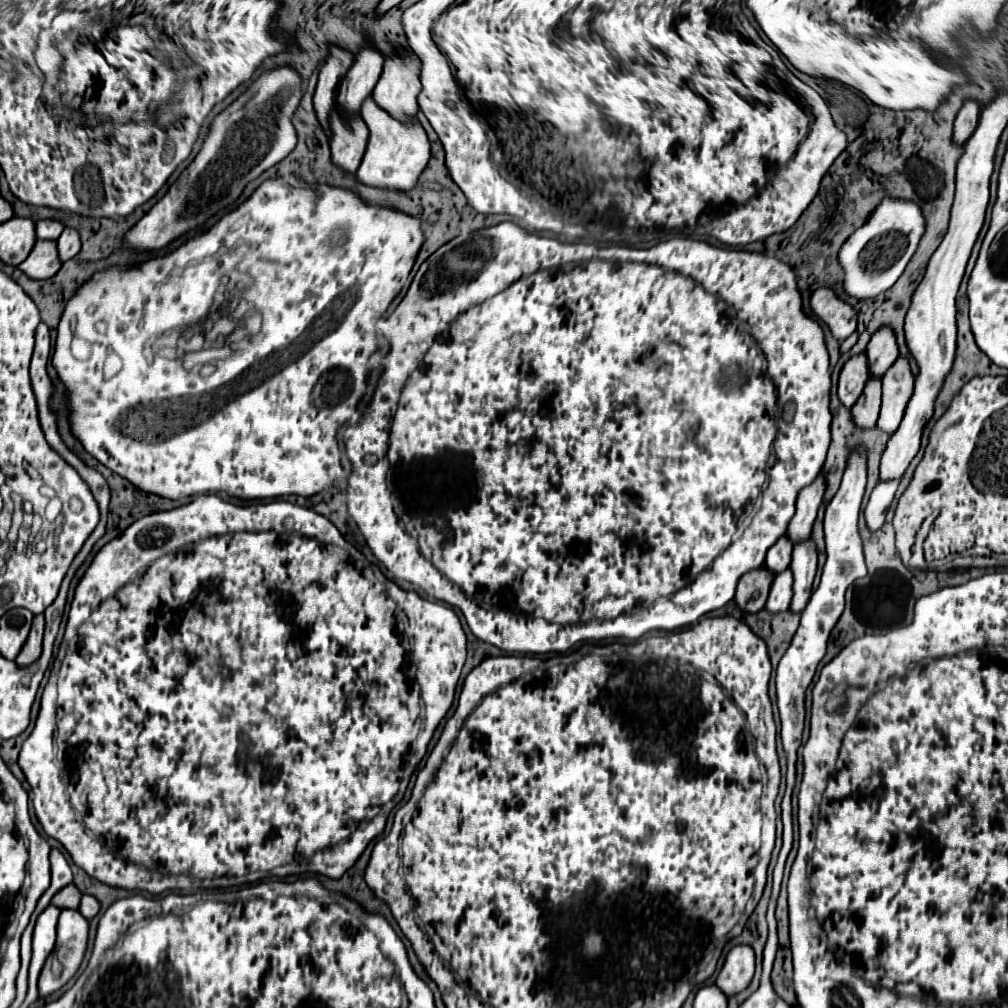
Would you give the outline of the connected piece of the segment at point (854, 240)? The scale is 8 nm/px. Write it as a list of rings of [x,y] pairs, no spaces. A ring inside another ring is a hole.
[[[892,196],[882,198],[878,208],[872,212],[872,222],[866,222],[852,232],[838,252],[838,262],[844,270],[844,292],[858,300],[876,298],[880,292],[886,292],[904,272],[924,232],[926,218],[918,204]]]

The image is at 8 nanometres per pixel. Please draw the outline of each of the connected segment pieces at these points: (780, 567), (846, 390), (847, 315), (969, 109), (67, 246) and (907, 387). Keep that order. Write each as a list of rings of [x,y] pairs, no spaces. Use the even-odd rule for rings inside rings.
[[[782,536],[782,540],[778,540],[778,544],[774,544],[774,548],[770,548],[770,552],[766,554],[766,570],[770,570],[772,574],[776,572],[784,572],[790,564],[790,554],[792,554],[792,544],[786,536]]]
[[[858,354],[844,364],[840,372],[840,382],[838,382],[838,398],[844,404],[844,408],[850,410],[856,404],[868,378],[870,378],[870,372],[866,364],[866,354]]]
[[[818,288],[810,296],[812,312],[828,324],[832,336],[842,342],[856,332],[856,312],[850,304],[838,300],[830,288]]]
[[[964,100],[956,122],[954,122],[954,140],[956,144],[964,144],[968,136],[974,132],[978,124],[978,114],[980,114],[980,104],[976,100]]]
[[[64,228],[64,232],[60,234],[60,240],[56,244],[58,244],[58,256],[62,262],[74,258],[80,252],[80,236],[72,228]]]
[[[898,358],[882,378],[882,410],[878,418],[878,430],[892,436],[904,416],[904,408],[912,396],[914,376],[904,358]]]

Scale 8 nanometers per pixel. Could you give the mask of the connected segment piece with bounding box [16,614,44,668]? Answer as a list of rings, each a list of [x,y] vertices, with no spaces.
[[[38,614],[38,616],[34,616],[32,630],[30,630],[30,636],[28,636],[24,648],[16,656],[16,664],[20,668],[26,668],[40,658],[40,654],[42,654],[42,634],[44,634],[44,616]]]

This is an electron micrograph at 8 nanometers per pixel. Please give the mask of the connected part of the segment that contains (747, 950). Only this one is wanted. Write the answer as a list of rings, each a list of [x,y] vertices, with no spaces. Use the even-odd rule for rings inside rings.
[[[734,946],[716,978],[716,986],[726,994],[734,996],[742,992],[754,976],[754,950],[750,946]]]

